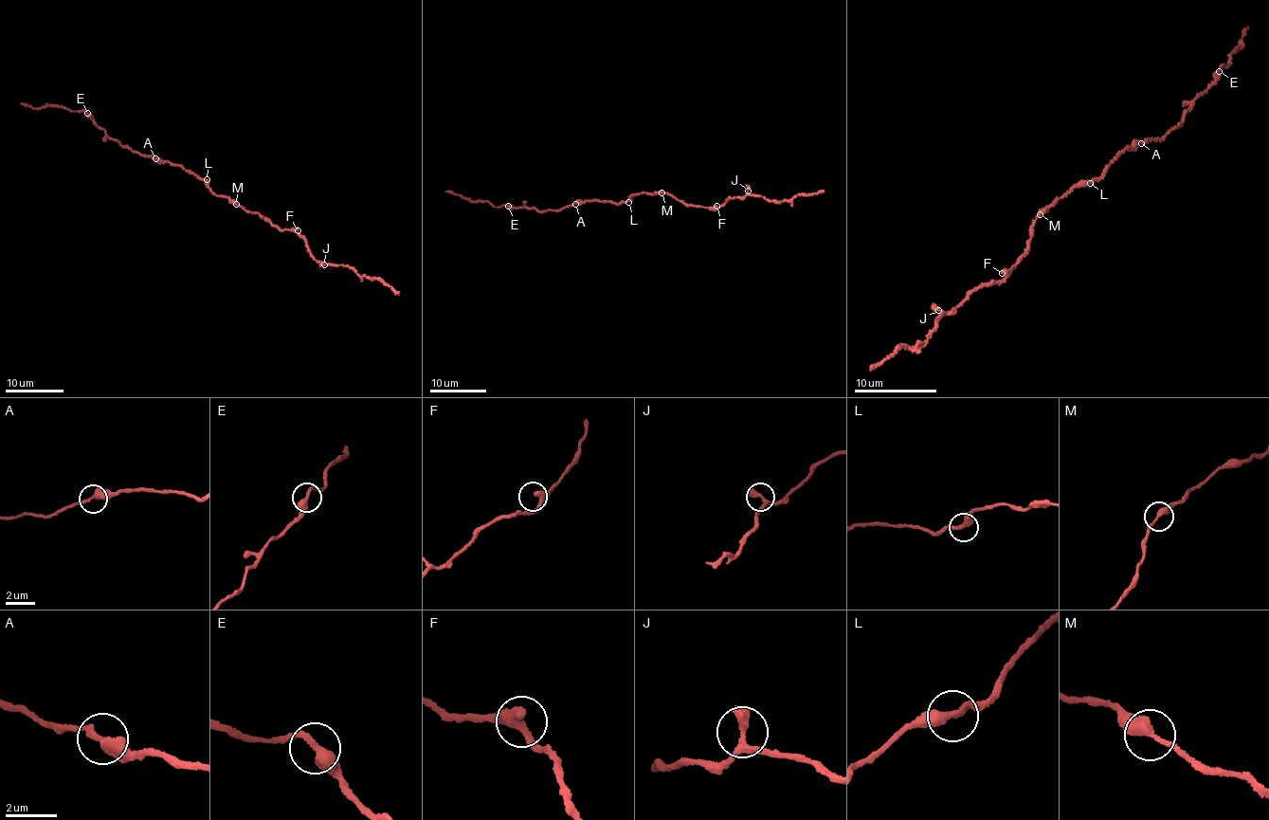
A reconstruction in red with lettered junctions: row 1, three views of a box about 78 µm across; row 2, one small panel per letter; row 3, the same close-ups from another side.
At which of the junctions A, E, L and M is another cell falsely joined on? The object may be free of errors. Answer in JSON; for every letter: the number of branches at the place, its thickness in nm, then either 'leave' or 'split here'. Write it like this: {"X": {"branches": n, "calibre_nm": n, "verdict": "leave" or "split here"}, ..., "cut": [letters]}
{"A": {"branches": 2, "calibre_nm": 360, "verdict": "leave"}, "E": {"branches": 2, "calibre_nm": 360, "verdict": "leave"}, "L": {"branches": 2, "calibre_nm": 360, "verdict": "leave"}, "M": {"branches": 2, "calibre_nm": 360, "verdict": "split here"}, "cut": ["M"]}

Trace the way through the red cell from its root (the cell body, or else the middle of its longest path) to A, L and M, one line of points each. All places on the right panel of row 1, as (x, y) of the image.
A: (1066, 194), (1101, 176), (1129, 146), (1141, 143)
L: (1066, 194), (1078, 186), (1090, 183)
M: (1066, 194), (1041, 214)

